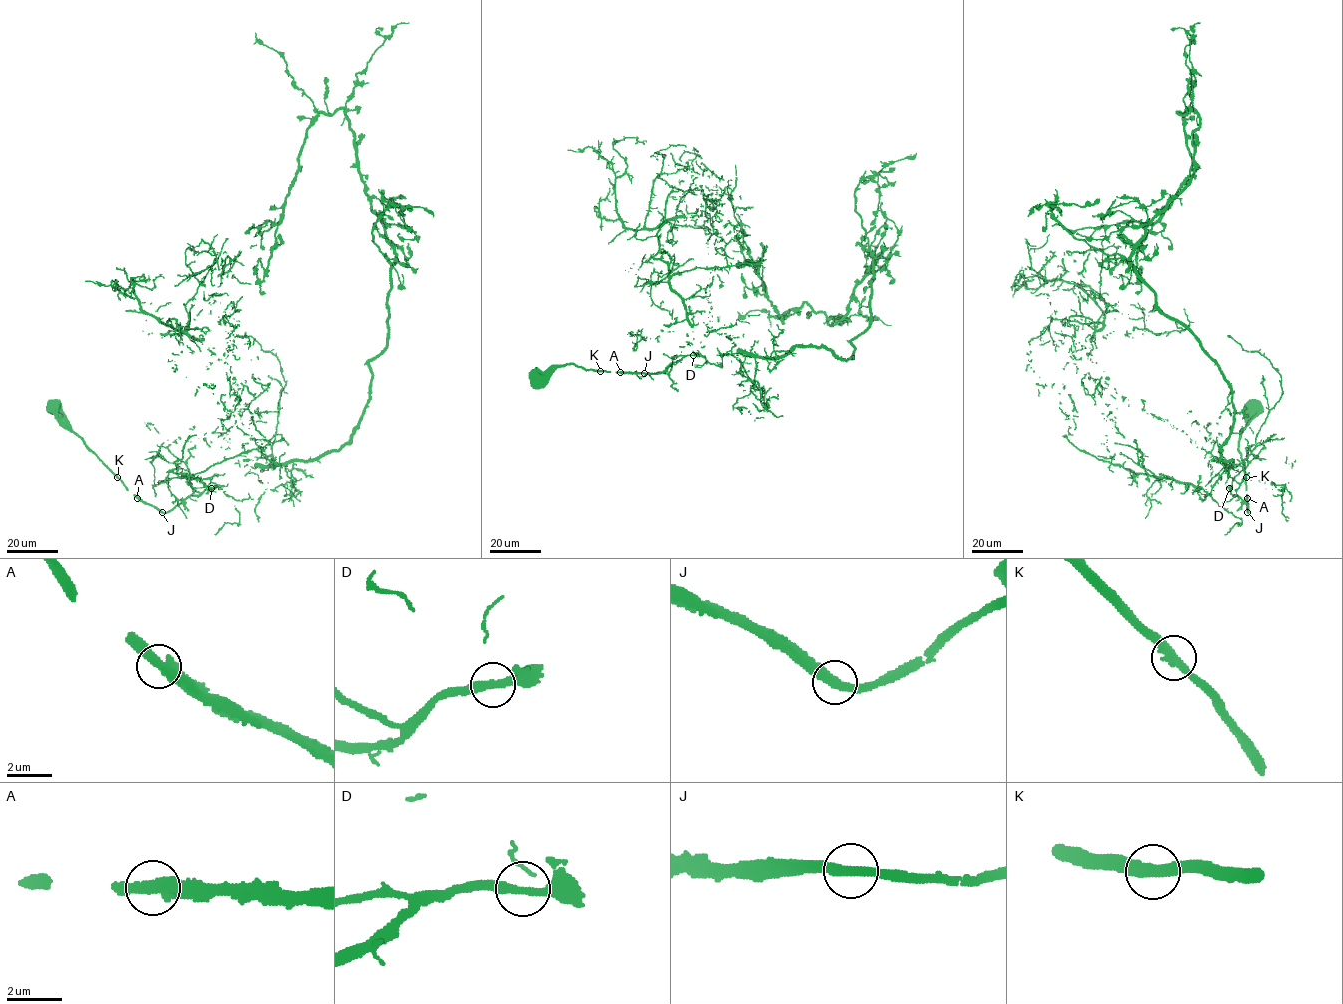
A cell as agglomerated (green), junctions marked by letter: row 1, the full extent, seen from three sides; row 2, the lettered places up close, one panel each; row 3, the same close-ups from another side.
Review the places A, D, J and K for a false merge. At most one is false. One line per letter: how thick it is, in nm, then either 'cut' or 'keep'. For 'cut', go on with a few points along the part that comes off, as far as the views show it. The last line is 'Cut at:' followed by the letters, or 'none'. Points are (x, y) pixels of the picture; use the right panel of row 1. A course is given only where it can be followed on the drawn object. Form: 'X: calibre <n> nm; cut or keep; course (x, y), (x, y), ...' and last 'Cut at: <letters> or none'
A: calibre 480 nm; keep
D: calibre 340 nm; keep
J: calibre 360 nm; keep
K: calibre 420 nm; keep
Cut at: none

